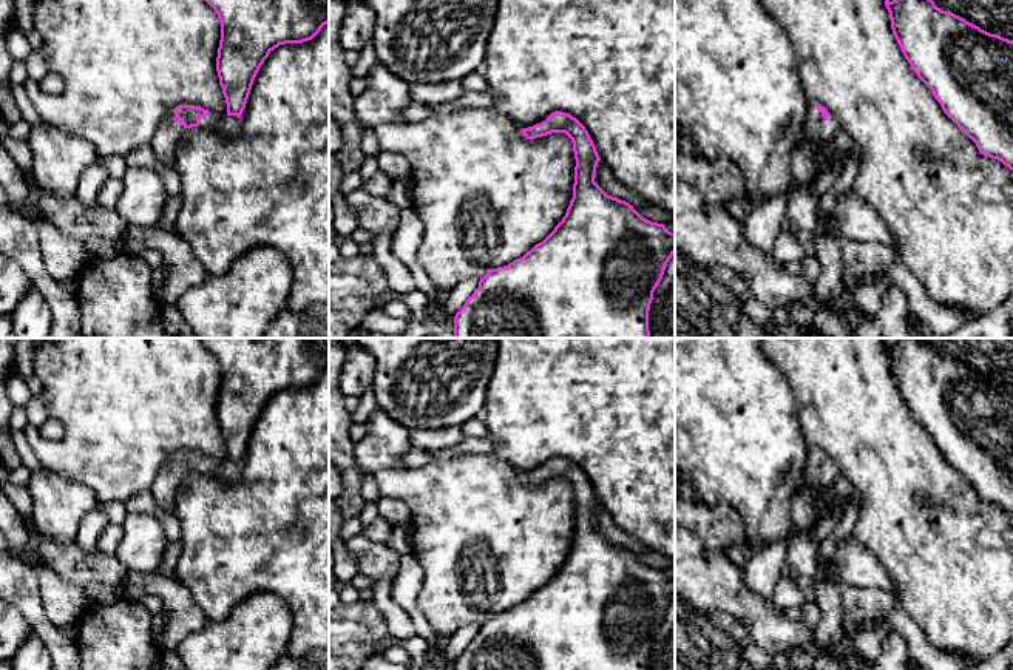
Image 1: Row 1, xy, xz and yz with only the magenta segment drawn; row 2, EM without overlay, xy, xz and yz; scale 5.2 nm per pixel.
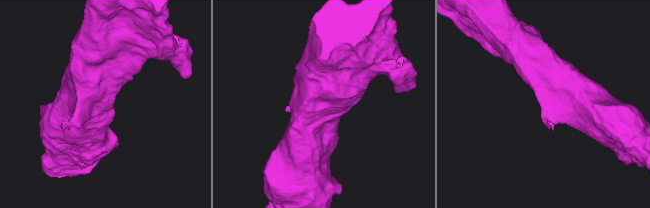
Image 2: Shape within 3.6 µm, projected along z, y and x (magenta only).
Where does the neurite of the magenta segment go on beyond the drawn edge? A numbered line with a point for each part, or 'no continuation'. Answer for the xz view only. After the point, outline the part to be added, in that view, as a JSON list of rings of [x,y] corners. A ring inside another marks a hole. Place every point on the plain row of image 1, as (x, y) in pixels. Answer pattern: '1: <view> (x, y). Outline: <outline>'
no continuation

